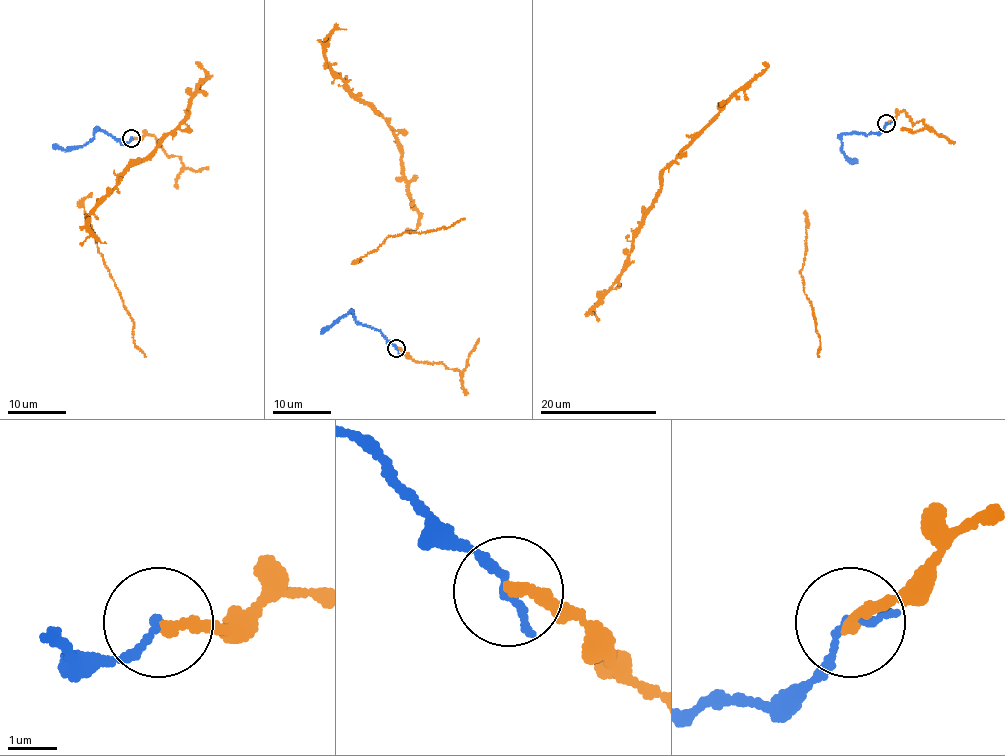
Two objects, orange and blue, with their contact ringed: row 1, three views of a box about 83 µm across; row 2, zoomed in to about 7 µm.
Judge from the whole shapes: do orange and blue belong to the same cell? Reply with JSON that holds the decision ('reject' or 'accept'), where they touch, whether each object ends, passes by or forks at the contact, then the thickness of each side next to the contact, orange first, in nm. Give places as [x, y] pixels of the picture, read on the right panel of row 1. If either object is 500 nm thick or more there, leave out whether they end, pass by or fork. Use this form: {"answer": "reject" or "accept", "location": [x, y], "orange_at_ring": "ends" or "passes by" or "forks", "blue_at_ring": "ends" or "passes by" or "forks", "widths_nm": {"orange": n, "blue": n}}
{"answer": "accept", "location": [886, 123], "orange_at_ring": "ends", "blue_at_ring": "ends", "widths_nm": {"orange": 260, "blue": 190}}

